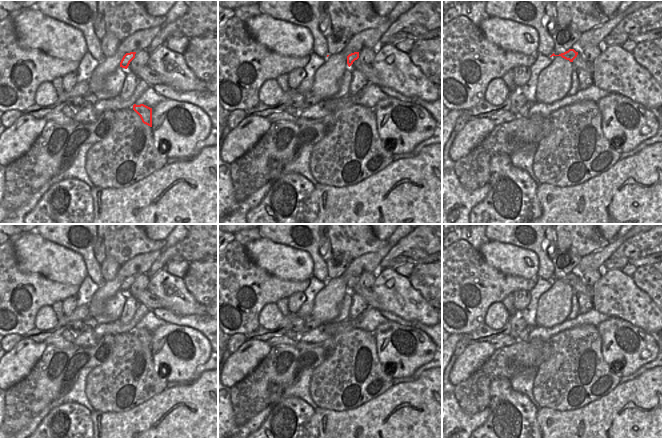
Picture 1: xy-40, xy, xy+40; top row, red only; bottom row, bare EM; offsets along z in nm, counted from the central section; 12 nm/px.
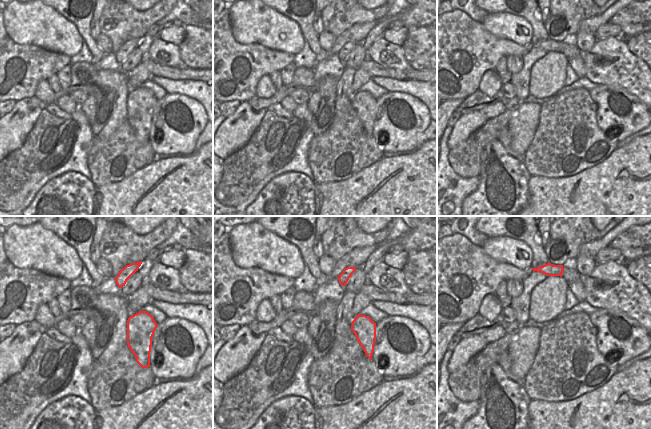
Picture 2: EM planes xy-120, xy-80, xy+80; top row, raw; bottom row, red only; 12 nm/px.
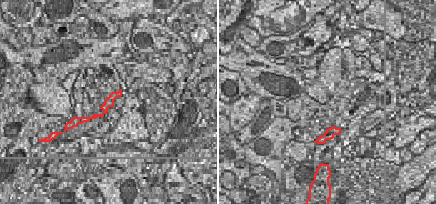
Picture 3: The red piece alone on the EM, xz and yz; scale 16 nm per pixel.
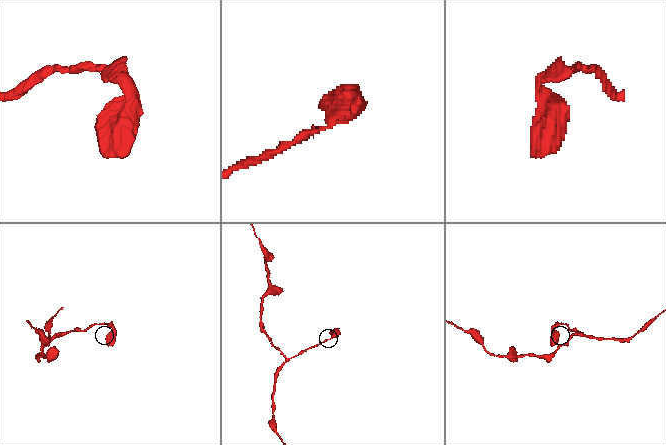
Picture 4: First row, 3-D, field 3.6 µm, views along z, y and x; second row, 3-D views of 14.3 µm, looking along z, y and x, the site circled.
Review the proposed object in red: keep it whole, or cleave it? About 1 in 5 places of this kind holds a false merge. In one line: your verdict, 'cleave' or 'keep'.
keep

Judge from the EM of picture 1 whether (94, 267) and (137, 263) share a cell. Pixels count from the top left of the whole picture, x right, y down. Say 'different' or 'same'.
different

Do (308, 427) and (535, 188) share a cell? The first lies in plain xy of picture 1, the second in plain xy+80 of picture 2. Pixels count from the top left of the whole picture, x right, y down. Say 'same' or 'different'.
different

